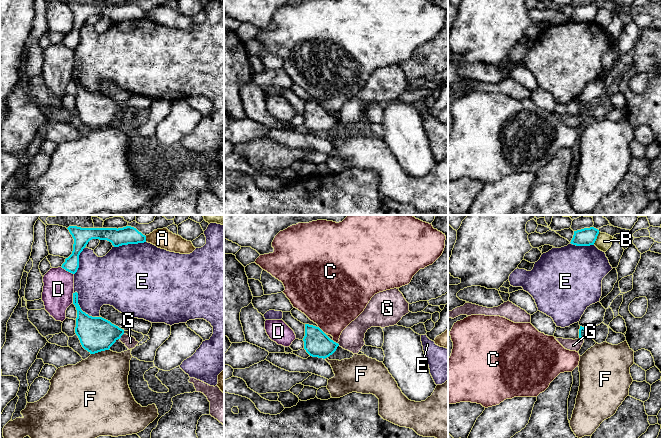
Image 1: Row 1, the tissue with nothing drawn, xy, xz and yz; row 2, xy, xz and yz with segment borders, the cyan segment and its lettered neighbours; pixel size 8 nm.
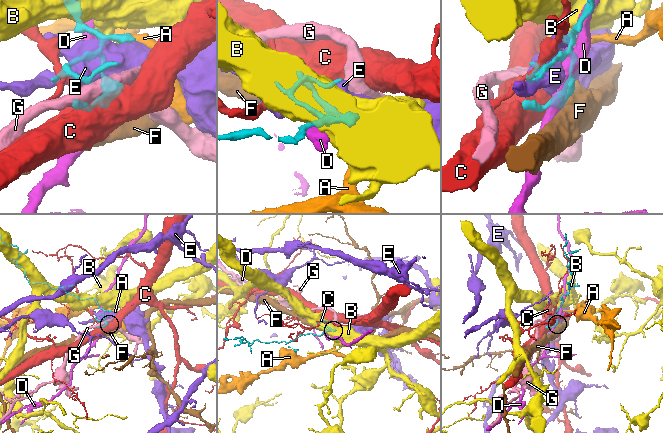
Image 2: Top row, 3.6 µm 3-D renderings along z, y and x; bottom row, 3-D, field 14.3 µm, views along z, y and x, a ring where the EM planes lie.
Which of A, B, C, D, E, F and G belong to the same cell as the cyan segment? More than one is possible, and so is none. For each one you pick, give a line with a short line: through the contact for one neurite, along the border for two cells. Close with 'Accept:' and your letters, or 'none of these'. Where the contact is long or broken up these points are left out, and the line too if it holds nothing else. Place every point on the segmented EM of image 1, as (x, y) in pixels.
Accept: none of these

